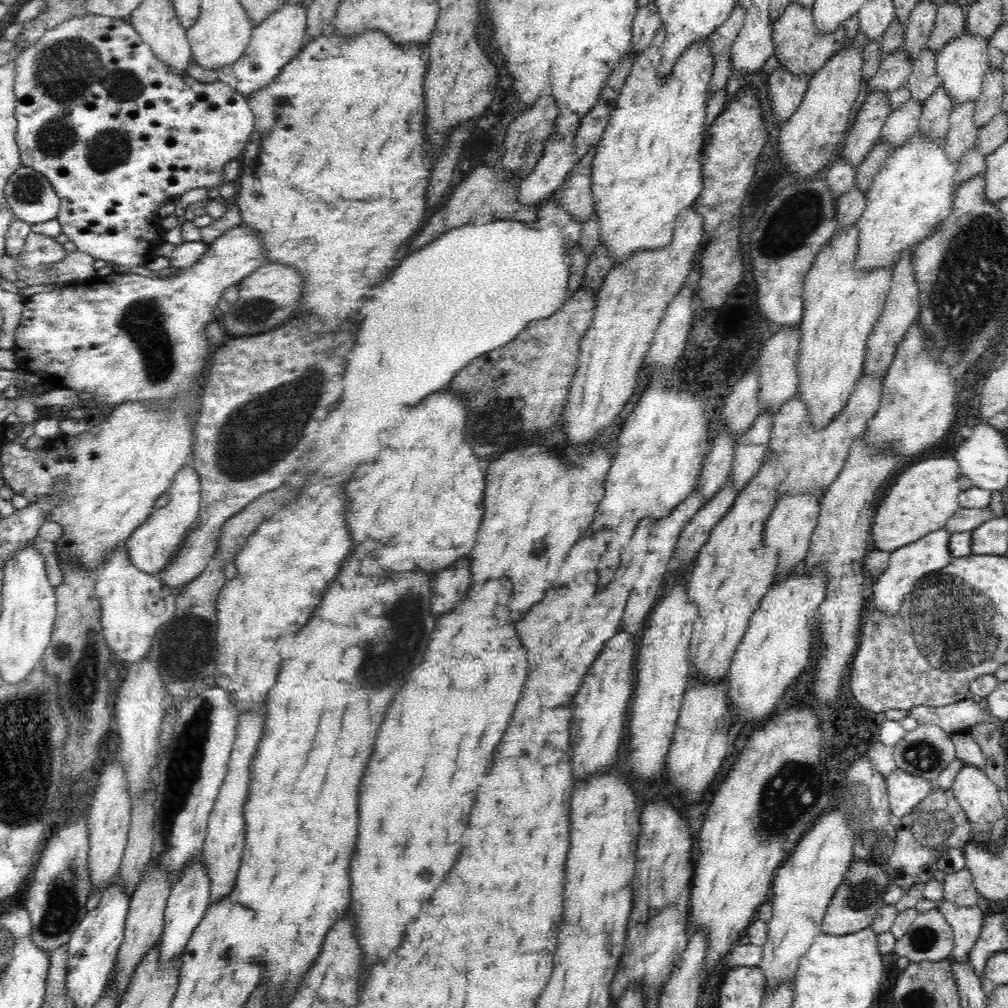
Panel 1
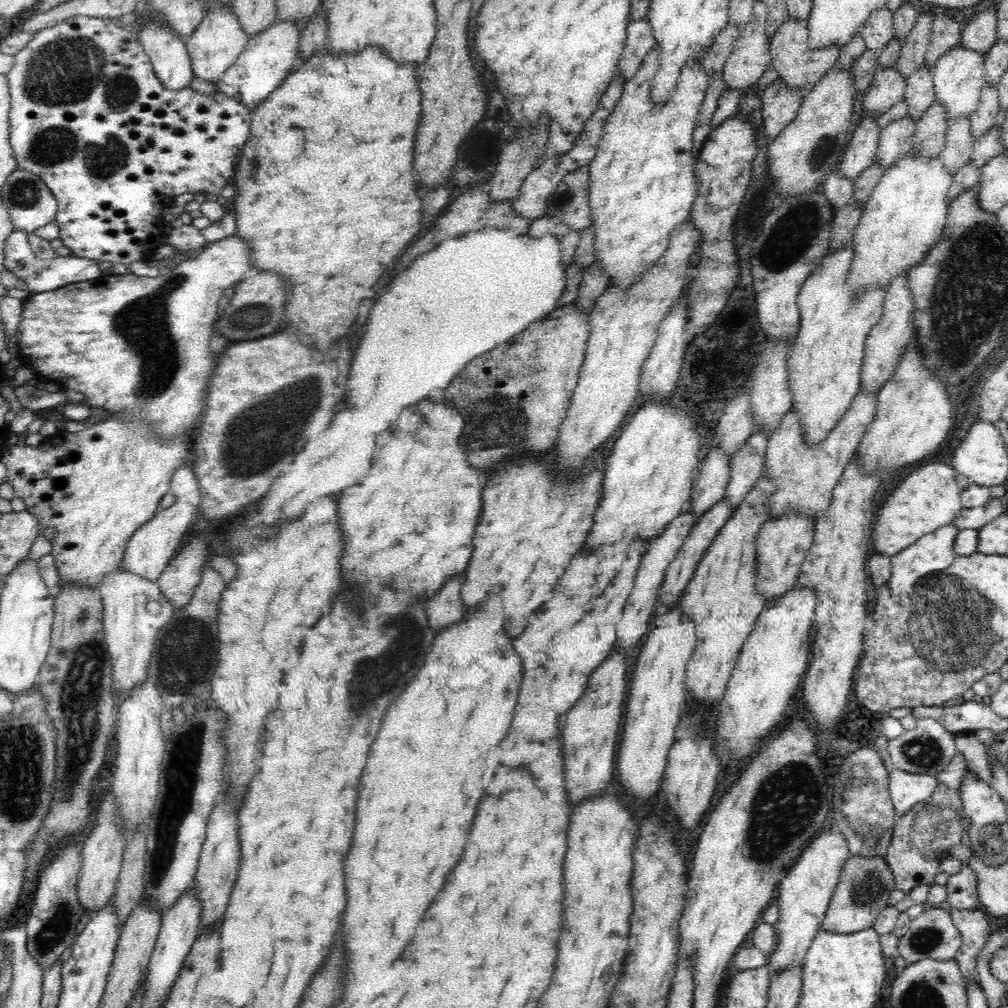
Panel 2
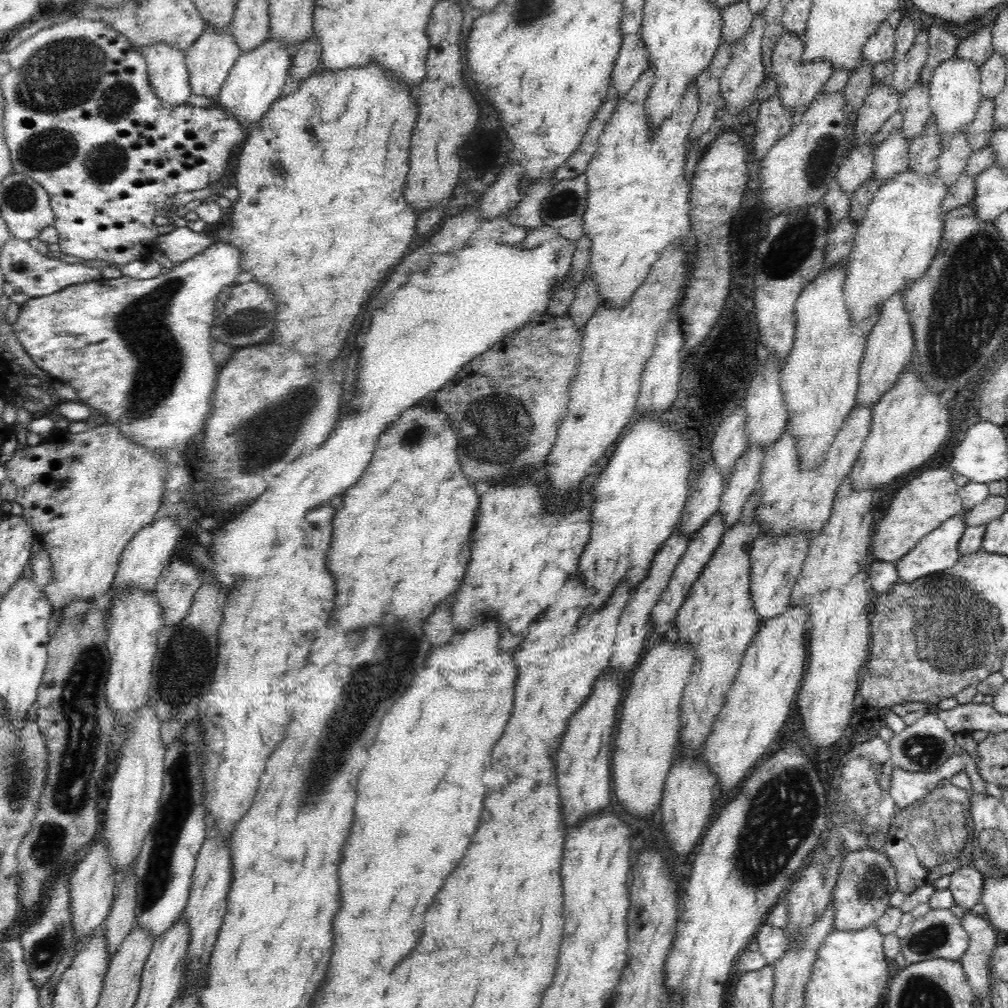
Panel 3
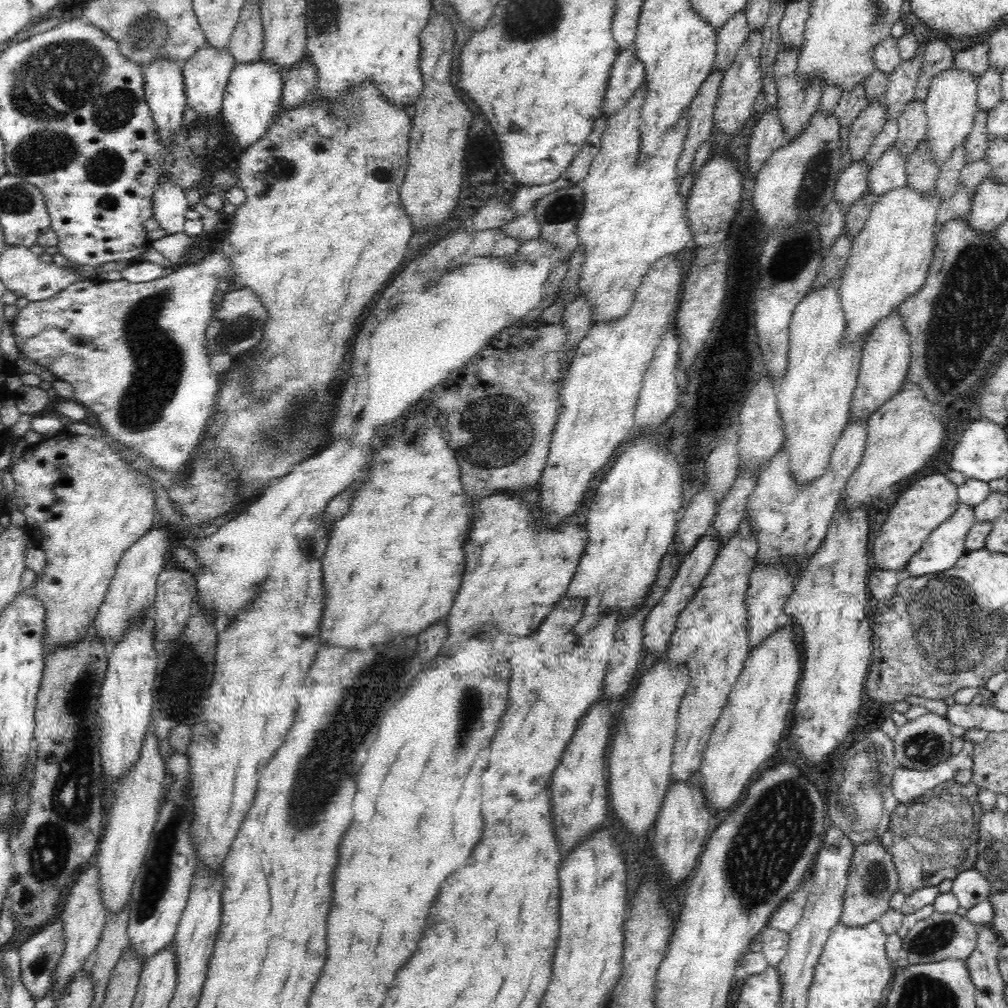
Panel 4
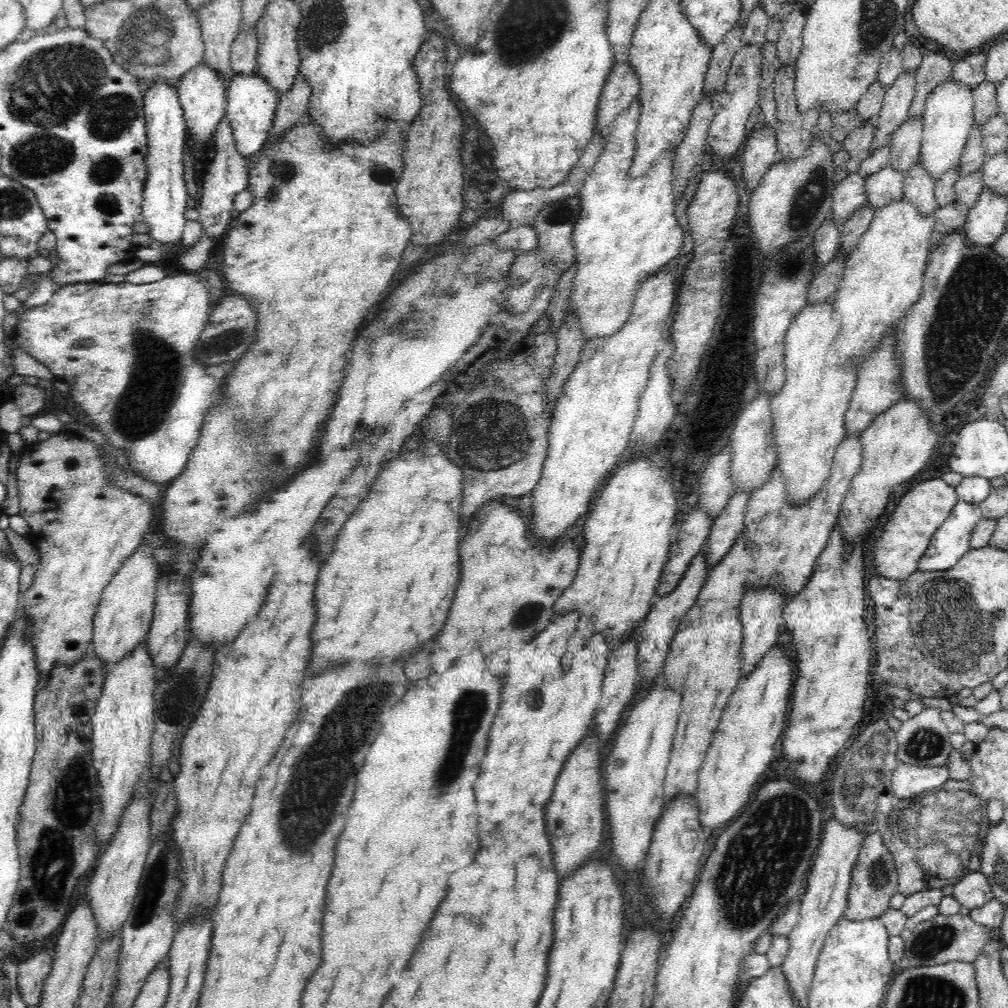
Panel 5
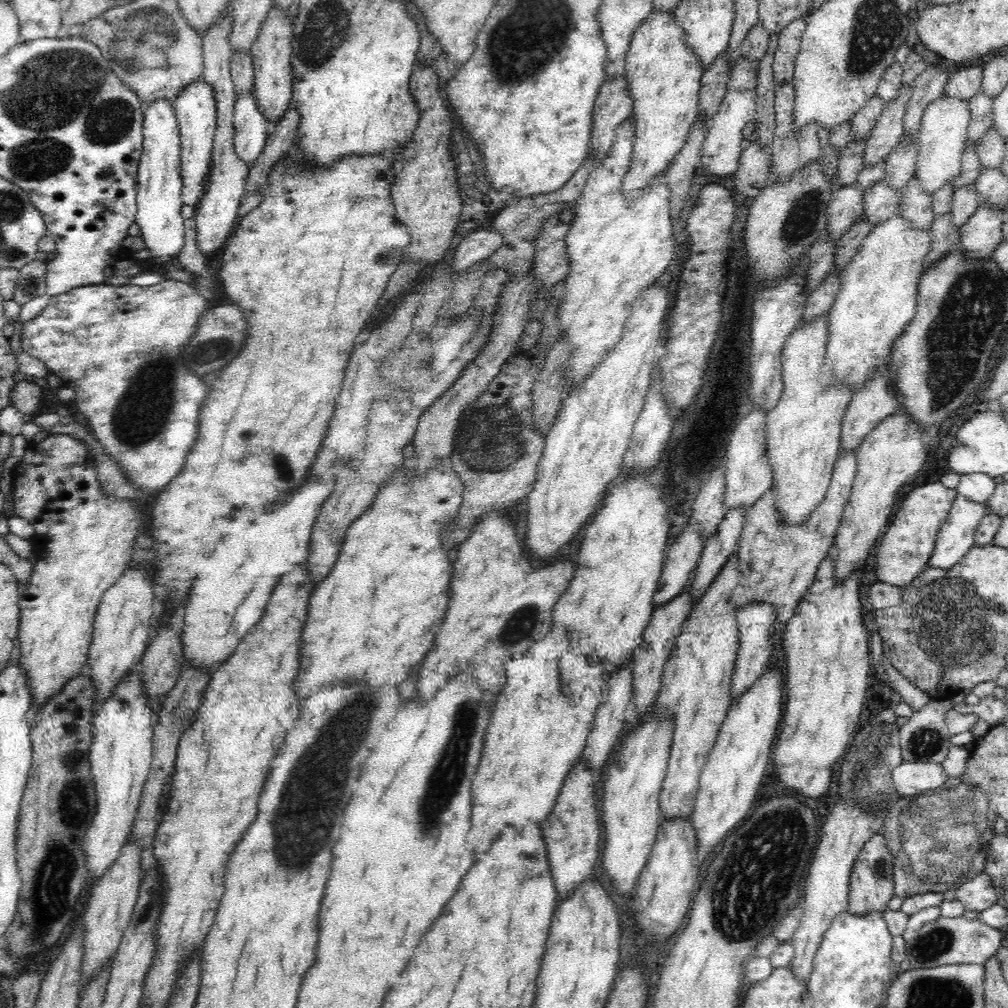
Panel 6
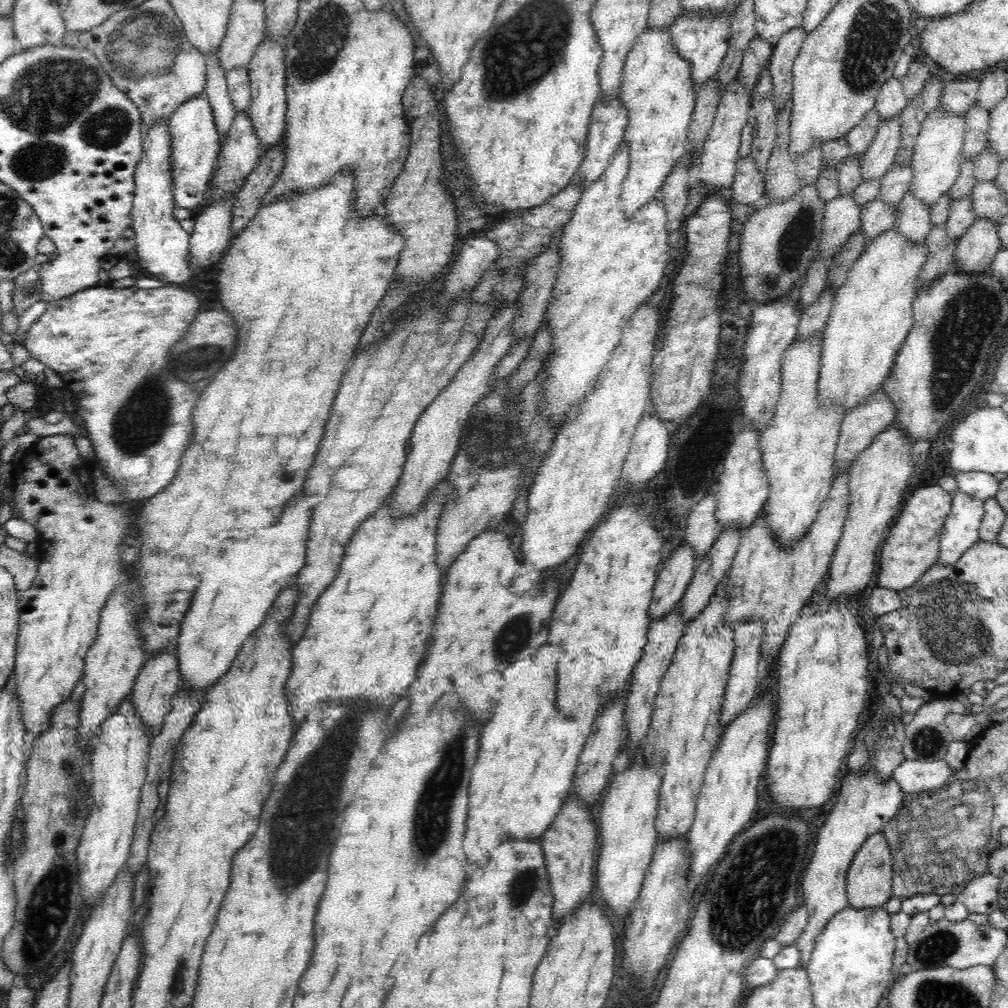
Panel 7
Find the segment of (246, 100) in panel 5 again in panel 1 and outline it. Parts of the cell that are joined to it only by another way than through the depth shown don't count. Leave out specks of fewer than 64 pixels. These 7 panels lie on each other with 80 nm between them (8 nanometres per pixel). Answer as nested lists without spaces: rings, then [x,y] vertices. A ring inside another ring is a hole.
[[[282,1],[280,5],[281,7],[267,16],[265,21],[252,29],[251,39],[240,58],[218,71],[218,80],[221,84],[228,85],[228,88],[240,93],[241,96],[246,97],[246,100],[272,84],[283,66],[290,63],[304,45],[307,9],[303,8],[299,2],[293,4],[293,2]]]

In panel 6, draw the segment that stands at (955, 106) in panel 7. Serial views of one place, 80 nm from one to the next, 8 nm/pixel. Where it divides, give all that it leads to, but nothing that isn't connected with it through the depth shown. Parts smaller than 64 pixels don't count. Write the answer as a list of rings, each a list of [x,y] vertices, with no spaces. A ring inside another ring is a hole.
[[[982,63],[952,71],[949,73],[944,95],[969,101],[979,91],[982,79]]]

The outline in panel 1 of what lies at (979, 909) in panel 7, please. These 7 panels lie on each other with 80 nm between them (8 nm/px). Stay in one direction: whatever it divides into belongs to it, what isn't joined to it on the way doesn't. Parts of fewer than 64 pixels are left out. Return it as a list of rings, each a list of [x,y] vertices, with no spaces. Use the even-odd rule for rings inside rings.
[[[966,867],[958,872],[946,873],[943,880],[943,896],[944,899],[961,907],[978,906],[981,900],[974,884],[974,877]]]

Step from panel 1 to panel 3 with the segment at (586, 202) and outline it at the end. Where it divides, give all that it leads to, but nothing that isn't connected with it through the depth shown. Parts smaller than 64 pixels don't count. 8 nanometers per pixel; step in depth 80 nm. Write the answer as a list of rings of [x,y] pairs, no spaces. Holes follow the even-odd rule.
[[[585,174],[574,180],[558,182],[542,203],[541,219],[557,236],[576,242],[582,236],[582,222],[587,202],[587,178]]]

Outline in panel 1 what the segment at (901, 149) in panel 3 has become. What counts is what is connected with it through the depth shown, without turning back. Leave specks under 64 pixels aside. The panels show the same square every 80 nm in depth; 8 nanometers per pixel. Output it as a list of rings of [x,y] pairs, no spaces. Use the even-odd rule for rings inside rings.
[[[910,97],[887,116],[880,134],[880,141],[888,145],[888,154],[892,149],[906,144],[918,131],[922,108],[923,104],[920,101]]]

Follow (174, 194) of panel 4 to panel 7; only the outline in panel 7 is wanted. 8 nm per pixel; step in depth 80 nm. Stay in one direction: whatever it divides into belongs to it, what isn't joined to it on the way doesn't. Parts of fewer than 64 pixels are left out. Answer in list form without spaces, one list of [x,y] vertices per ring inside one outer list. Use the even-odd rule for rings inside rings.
[[[156,124],[143,141],[143,153],[135,171],[135,198],[132,221],[136,233],[138,268],[149,277],[164,280],[170,285],[188,285],[194,274],[189,266],[189,236],[174,217],[172,177],[170,177],[169,124]]]

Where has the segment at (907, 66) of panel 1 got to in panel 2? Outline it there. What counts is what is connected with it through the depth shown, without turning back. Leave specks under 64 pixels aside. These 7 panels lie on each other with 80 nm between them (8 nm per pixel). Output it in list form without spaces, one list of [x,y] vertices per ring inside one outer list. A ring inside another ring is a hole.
[[[896,65],[880,67],[871,86],[864,92],[863,115],[877,118],[903,98],[906,77],[898,71]]]

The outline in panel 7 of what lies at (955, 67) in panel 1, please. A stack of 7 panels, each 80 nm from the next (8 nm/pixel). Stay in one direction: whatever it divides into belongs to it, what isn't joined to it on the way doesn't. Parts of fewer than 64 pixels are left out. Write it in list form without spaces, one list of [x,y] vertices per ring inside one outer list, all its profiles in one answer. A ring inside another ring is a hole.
[[[938,108],[933,110],[921,126],[911,158],[913,178],[909,189],[912,197],[927,208],[931,208],[944,194],[948,193],[958,179],[963,162],[964,122],[966,122],[966,116],[954,115],[950,111]]]

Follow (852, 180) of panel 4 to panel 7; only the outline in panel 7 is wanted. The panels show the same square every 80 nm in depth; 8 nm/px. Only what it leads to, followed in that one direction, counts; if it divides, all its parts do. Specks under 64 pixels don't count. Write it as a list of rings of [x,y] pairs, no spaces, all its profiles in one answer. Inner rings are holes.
[[[853,194],[836,197],[825,204],[823,232],[819,240],[820,255],[832,260],[848,237],[861,231],[860,214]]]

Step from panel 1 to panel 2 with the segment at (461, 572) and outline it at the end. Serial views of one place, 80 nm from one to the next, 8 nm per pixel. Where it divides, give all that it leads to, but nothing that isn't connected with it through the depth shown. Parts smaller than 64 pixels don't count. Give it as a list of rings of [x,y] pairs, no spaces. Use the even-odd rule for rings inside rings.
[[[460,574],[460,578],[452,578],[452,582],[444,582],[444,590],[440,590],[440,594],[428,602],[428,622],[436,632],[440,632],[440,628],[446,624],[464,618],[464,606],[460,606],[462,582],[464,574]]]

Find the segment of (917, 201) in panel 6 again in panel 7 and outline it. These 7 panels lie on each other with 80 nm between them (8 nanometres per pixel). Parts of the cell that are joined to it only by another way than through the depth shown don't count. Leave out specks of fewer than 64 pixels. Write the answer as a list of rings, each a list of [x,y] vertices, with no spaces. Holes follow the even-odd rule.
[[[910,190],[906,192],[902,200],[899,200],[896,209],[894,227],[906,239],[910,239],[912,243],[924,241],[933,228],[931,224],[931,209],[924,206],[924,204],[919,204],[916,198],[912,197]]]

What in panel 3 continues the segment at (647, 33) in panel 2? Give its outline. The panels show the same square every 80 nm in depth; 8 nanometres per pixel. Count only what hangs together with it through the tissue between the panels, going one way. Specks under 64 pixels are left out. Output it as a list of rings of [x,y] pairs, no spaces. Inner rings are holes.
[[[640,28],[635,34],[622,40],[612,72],[611,87],[614,87],[614,104],[630,90],[646,68],[649,68],[648,49],[642,39]]]

